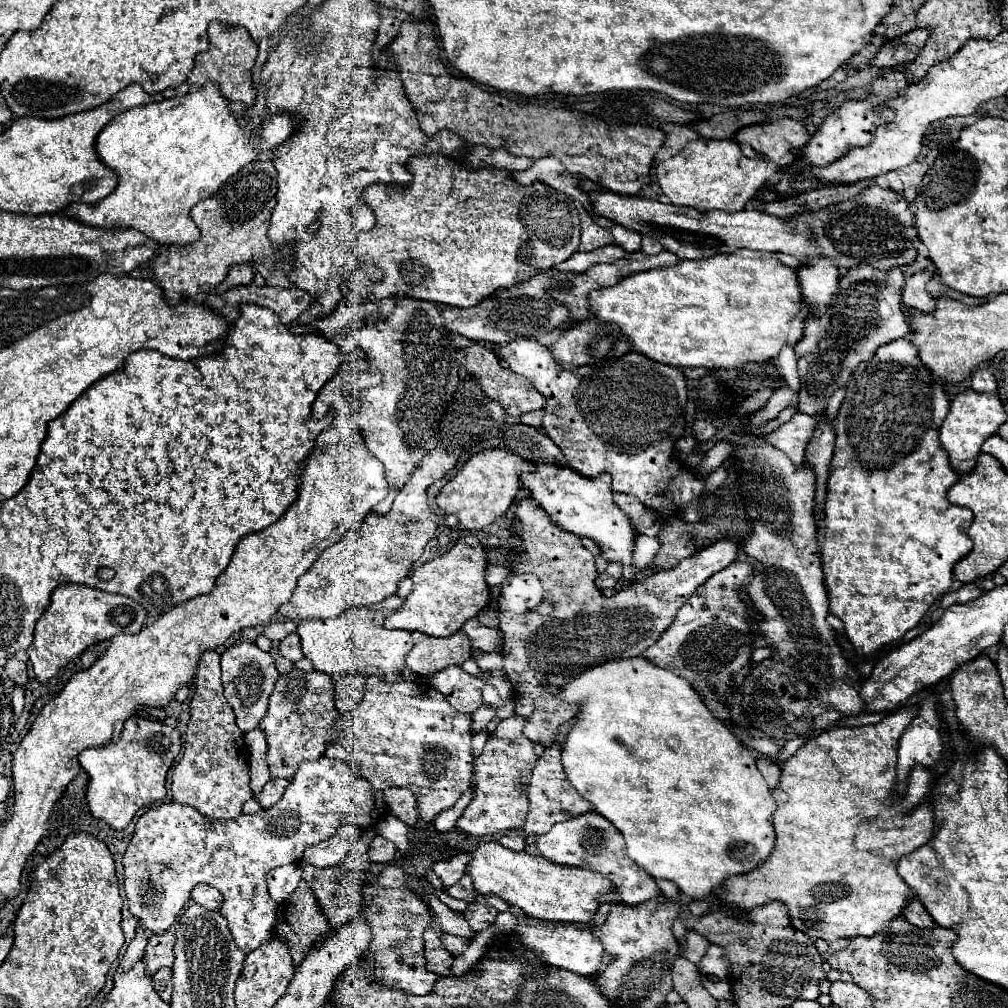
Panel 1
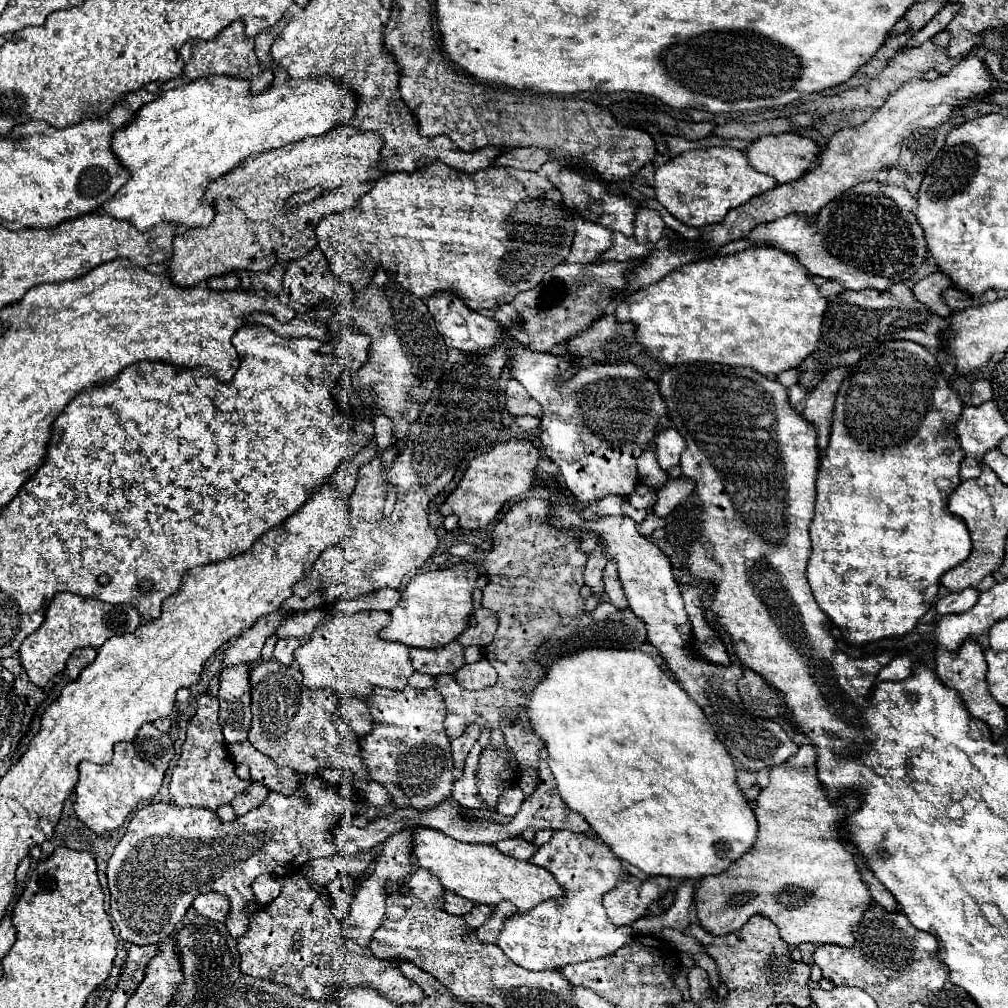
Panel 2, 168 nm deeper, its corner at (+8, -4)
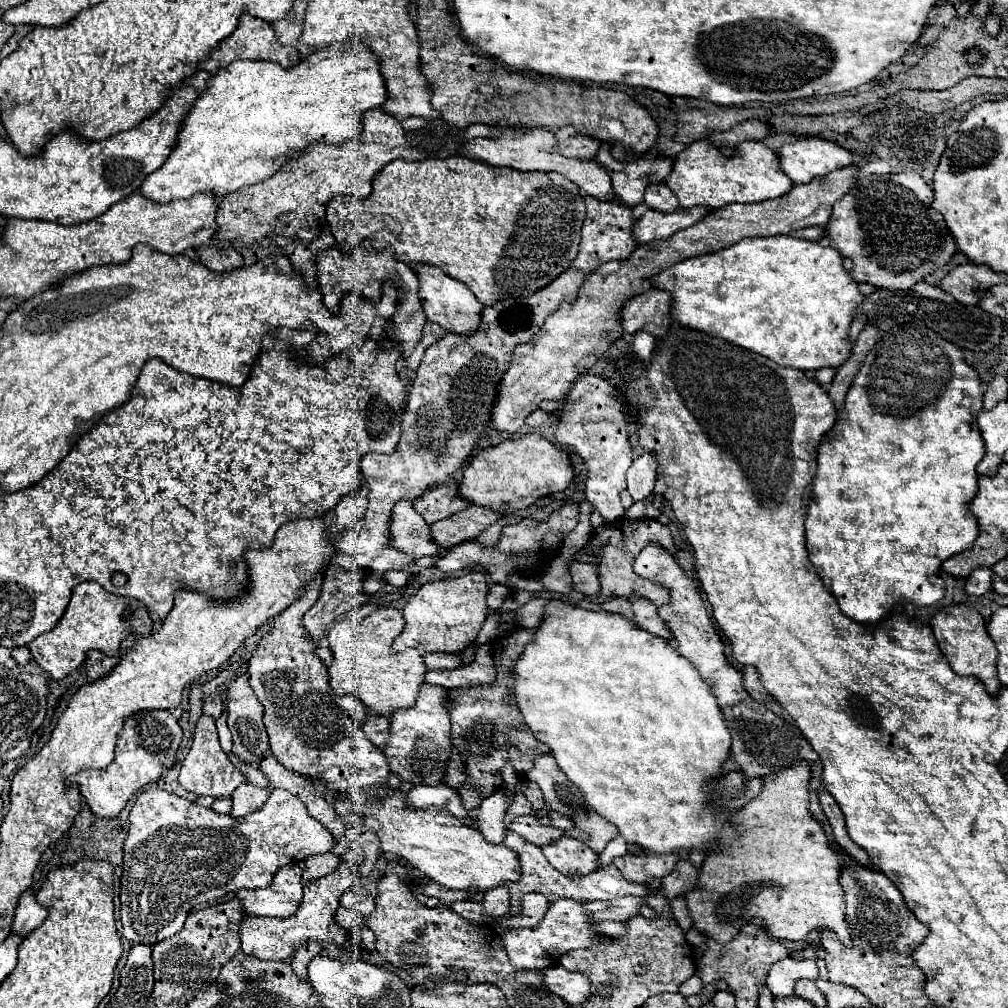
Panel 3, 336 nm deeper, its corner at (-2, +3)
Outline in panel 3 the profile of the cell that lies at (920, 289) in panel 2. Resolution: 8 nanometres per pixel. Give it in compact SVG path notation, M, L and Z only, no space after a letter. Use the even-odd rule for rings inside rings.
M967 263L955 267L939 287L951 293L961 305L977 305L989 287L1001 283L1005 283L1003 273L995 273L987 265Z

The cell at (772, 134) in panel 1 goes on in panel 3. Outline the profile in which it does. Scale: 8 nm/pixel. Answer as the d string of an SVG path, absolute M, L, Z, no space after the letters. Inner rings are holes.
M807 137L781 147L781 169L793 183L809 183L815 177L823 177L833 169L843 169L855 163L855 155L833 141L821 137Z

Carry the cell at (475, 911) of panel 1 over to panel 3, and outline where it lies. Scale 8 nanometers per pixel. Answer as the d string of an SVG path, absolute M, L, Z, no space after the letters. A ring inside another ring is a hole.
M493 887L483 897L483 907L489 917L503 917L509 911L509 893L505 887Z

